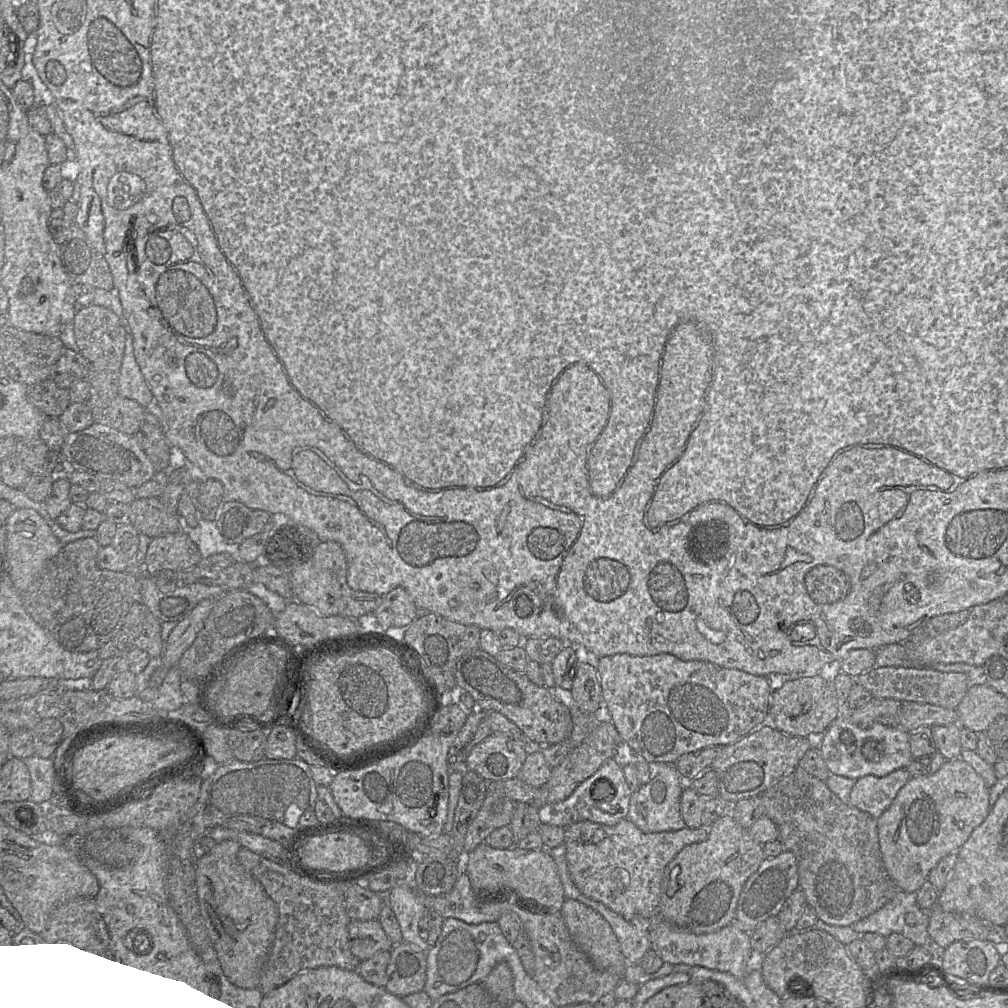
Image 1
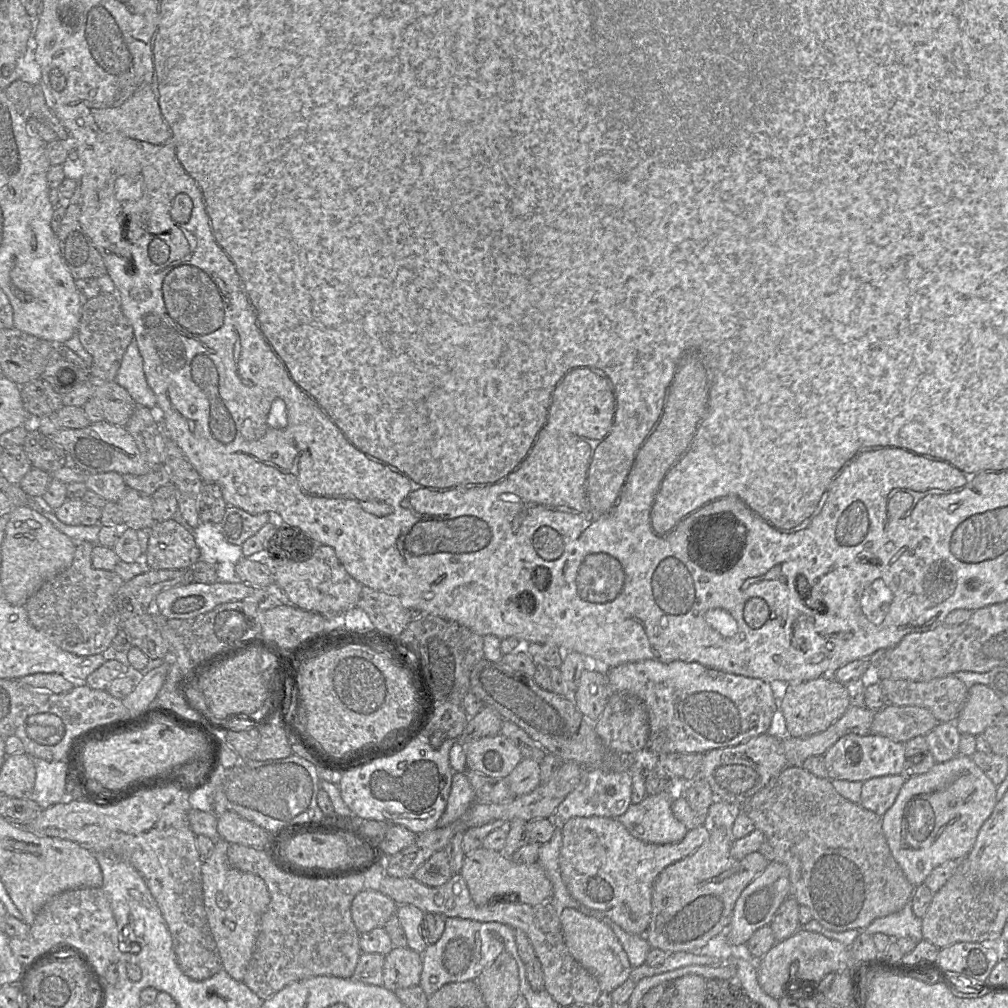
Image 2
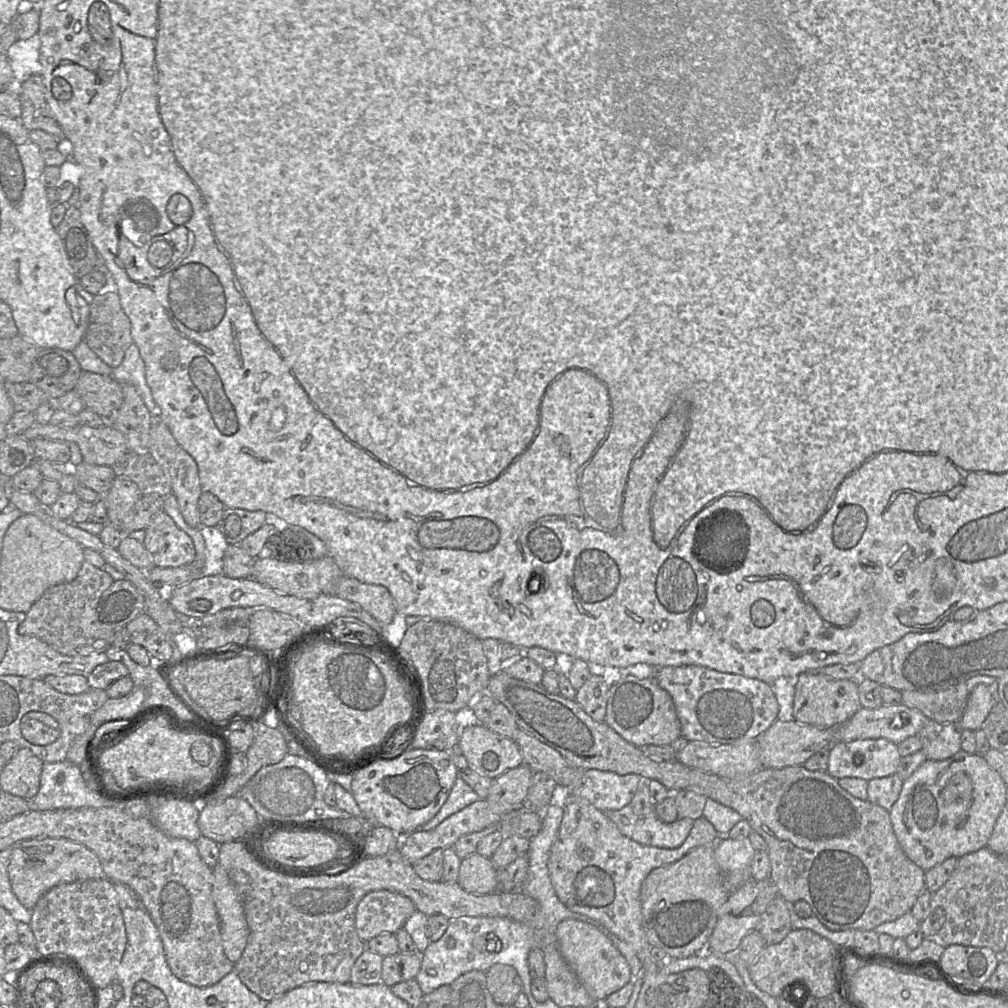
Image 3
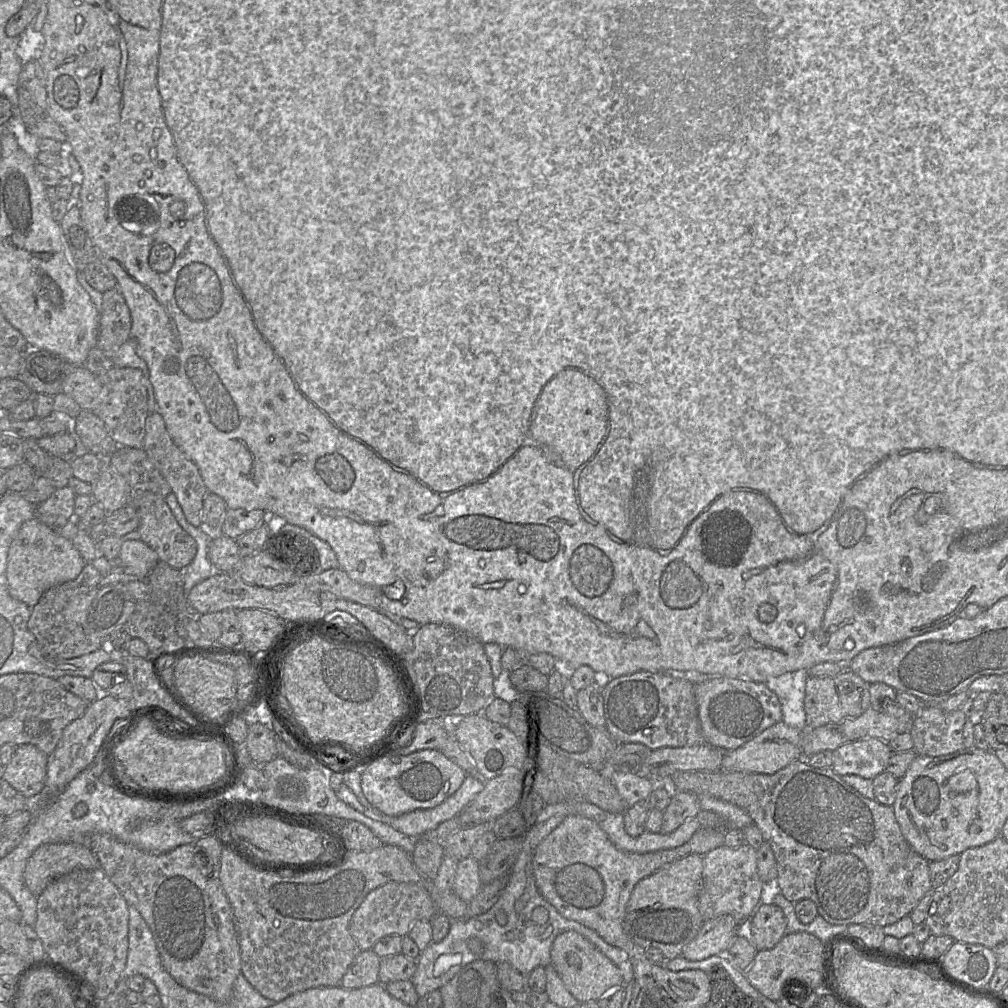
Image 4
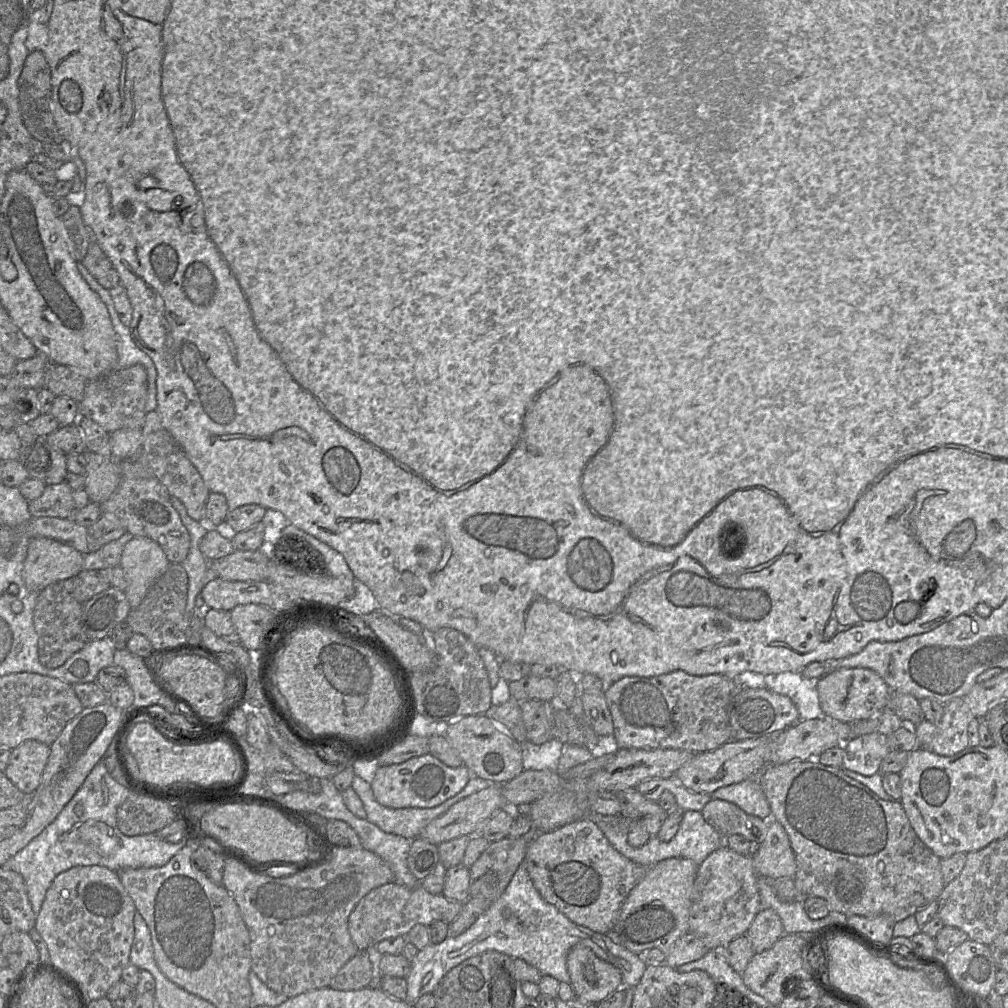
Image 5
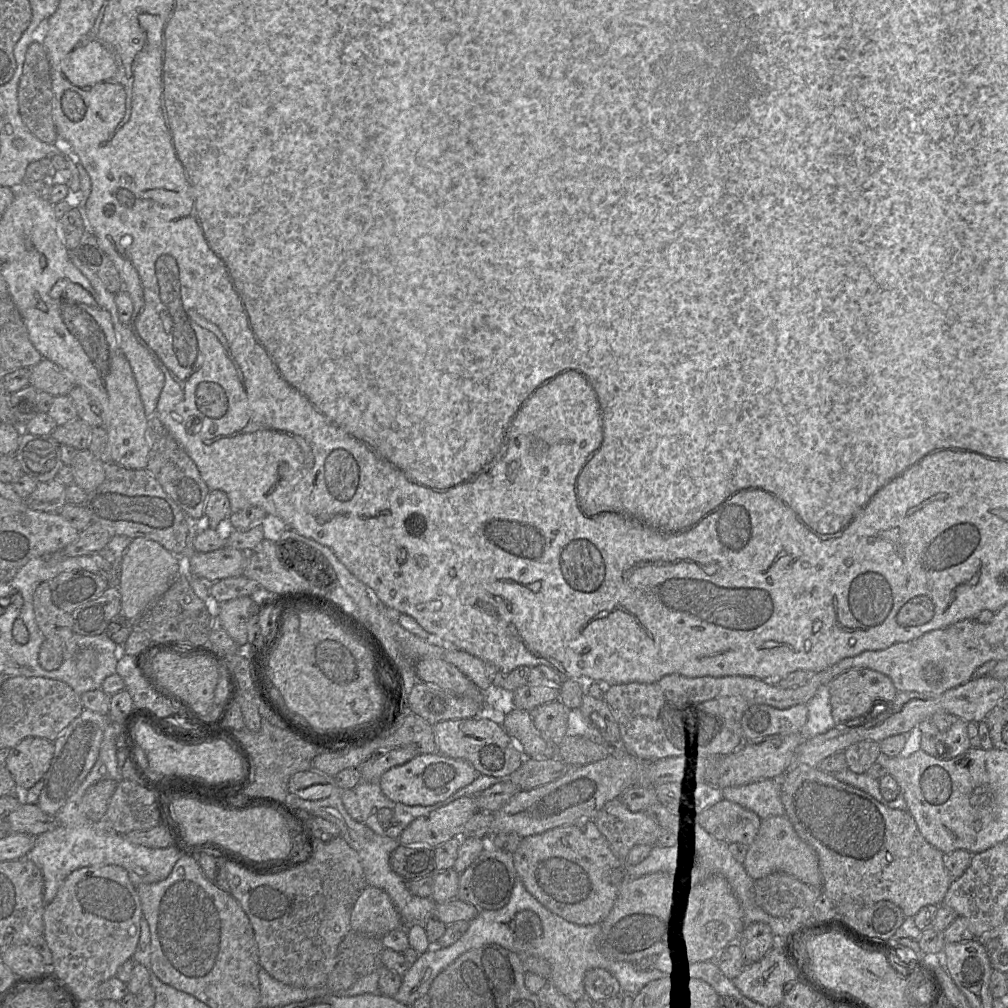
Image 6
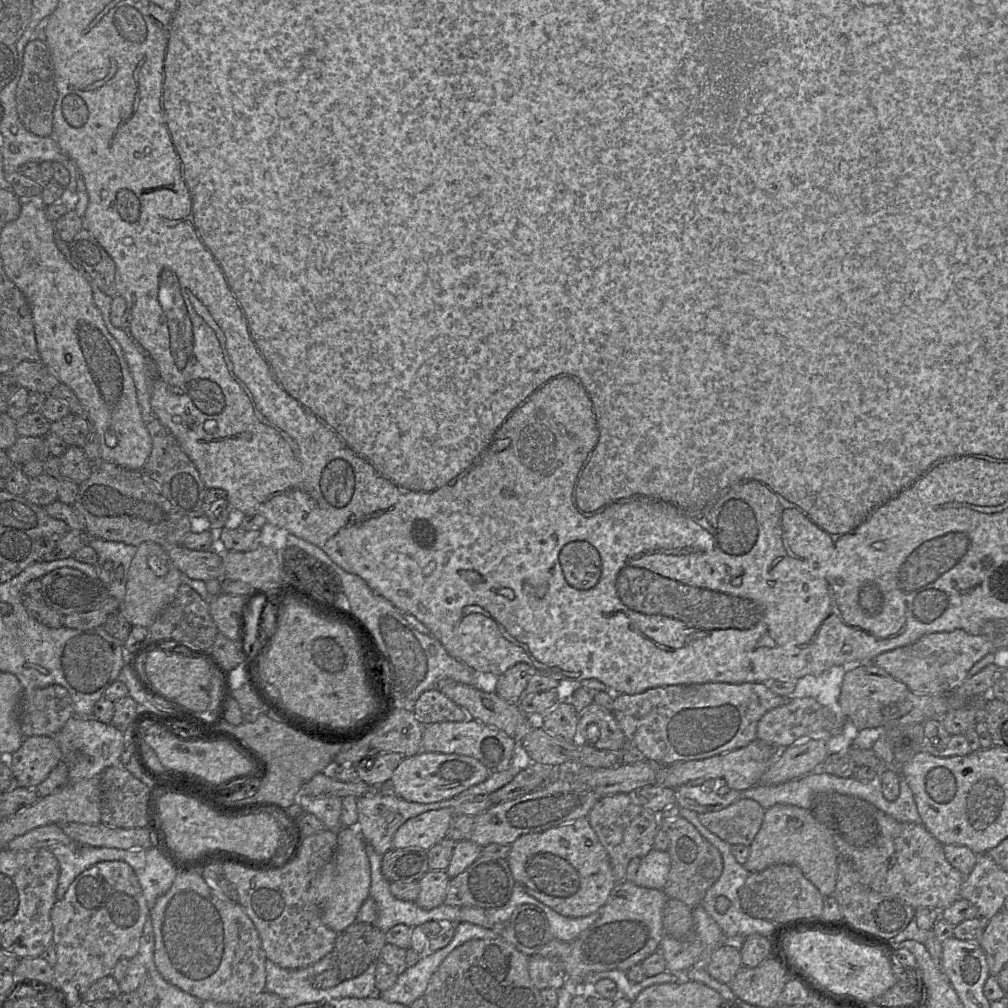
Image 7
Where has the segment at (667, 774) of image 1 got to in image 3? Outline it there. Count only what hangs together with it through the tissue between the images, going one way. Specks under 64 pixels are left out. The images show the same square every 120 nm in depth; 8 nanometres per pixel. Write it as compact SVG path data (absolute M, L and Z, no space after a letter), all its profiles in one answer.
M630 805L620 810L604 812L627 838L646 846L673 849L685 841L694 820L683 818L672 823L658 819L655 811L645 816L637 816Z

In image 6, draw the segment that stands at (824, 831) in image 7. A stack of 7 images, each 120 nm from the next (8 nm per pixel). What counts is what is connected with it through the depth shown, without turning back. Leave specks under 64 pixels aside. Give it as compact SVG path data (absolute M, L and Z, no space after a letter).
M786 815L773 816L762 820L759 832L749 846L743 862L744 868L754 880L775 872L789 874L815 890L821 889L822 877L815 850L802 840Z

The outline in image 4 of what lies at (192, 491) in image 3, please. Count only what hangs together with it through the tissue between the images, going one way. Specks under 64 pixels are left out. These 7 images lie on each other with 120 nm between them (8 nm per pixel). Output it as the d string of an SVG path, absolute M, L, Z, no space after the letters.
M158 412L150 413L146 419L142 449L165 478L172 493L176 495L187 521L194 527L199 527L202 524L203 501L210 492L206 488L196 464L176 446L169 436L163 417Z

